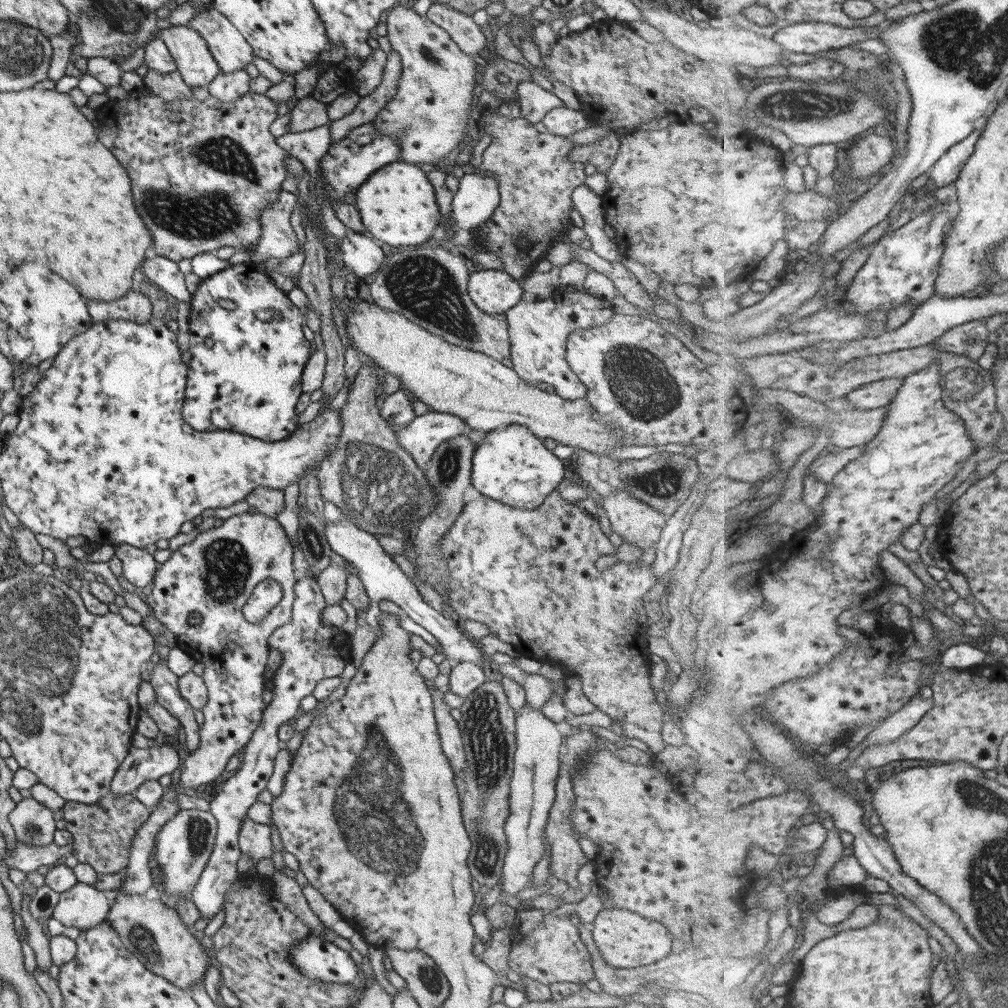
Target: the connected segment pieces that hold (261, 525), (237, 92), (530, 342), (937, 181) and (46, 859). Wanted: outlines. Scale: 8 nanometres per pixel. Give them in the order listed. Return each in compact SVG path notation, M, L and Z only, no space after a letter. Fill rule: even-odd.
M255 512L231 515L222 521L220 526L198 533L193 541L174 550L168 560L157 564L151 588L141 593L150 614L175 635L176 642L181 648L195 656L196 661L203 665L200 678L206 688L207 703L199 709L203 715L203 724L198 728L199 744L195 750L185 756L181 764L181 772L179 772L179 783L162 793L158 805L151 809L147 820L137 829L130 842L127 864L120 870L124 877L118 892L122 894L144 894L145 890L152 885L148 856L150 856L150 850L154 846L154 838L159 829L173 814L180 811L175 793L183 793L188 788L197 789L198 786L203 788L223 772L227 760L235 755L237 750L242 750L247 741L251 739L253 731L257 729L261 721L263 708L266 708L261 697L264 692L262 679L263 669L267 662L267 639L273 630L287 624L291 618L294 599L293 585L298 575L292 567L292 547L283 527L274 518ZM265 579L271 579L280 584L282 600L275 605L275 608L271 608L261 622L247 622L242 613L243 605L251 596L253 587ZM195 612L201 616L201 620L197 624L189 624L187 620Z
M244 70L225 74L220 72L208 84L208 93L221 102L235 102L248 92L250 76Z
M555 287L548 297L539 301L520 300L503 314L510 338L512 369L523 381L533 386L545 382L553 386L555 393L567 400L581 399L587 392L586 386L571 372L566 363L565 349L568 334L578 328L605 325L613 317L610 300L593 298L581 291Z
M986 119L980 124L979 128L973 133L970 134L966 140L958 142L957 145L952 146L932 167L932 171L928 172L928 176L931 181L935 184L937 188L943 188L951 182L955 182L959 179L963 168L967 166L966 163L969 162L971 155L975 152L976 149L976 142L980 139L982 132L984 131L984 123L986 123Z
M16 840L16 846L12 850L6 848L5 863L8 868L16 868L24 873L35 871L39 866L50 868L72 854L73 847L71 843L57 846L53 842L47 846L28 846Z

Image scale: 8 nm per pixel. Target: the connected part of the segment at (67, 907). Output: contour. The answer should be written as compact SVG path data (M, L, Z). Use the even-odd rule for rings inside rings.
M76 882L69 890L59 893L50 917L81 931L102 922L108 909L109 901L101 890Z

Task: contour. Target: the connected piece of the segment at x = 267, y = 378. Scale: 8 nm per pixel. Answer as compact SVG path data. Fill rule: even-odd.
M243 262L241 264L230 265L211 276L202 279L196 286L195 291L190 296L189 301L189 347L188 351L191 354L191 359L189 360L187 367L186 379L184 388L184 397L182 402L182 407L180 410L180 415L182 416L183 422L186 422L193 430L196 431L217 431L217 430L230 430L231 432L238 432L239 434L246 434L247 436L252 436L253 438L258 438L263 442L277 442L279 440L286 439L295 429L297 424L297 416L295 414L295 405L298 401L299 395L302 393L300 378L303 367L306 365L307 359L309 358L312 348L309 346L309 342L305 337L303 337L303 332L301 331L301 325L303 325L304 318L301 316L301 312L295 305L289 301L286 293L277 289L273 285L273 281L269 279L269 276L262 268L257 270L254 265L248 262ZM219 298L225 298L225 300L231 300L235 304L233 311L223 310L223 308L217 305ZM257 310L275 310L279 318L273 318L269 322L262 323L255 316L253 312Z

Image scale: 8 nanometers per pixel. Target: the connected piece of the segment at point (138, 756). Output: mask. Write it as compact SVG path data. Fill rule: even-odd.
M167 739L159 747L138 749L131 746L112 776L111 795L132 795L145 780L157 781L163 774L170 774L177 768L179 757Z

